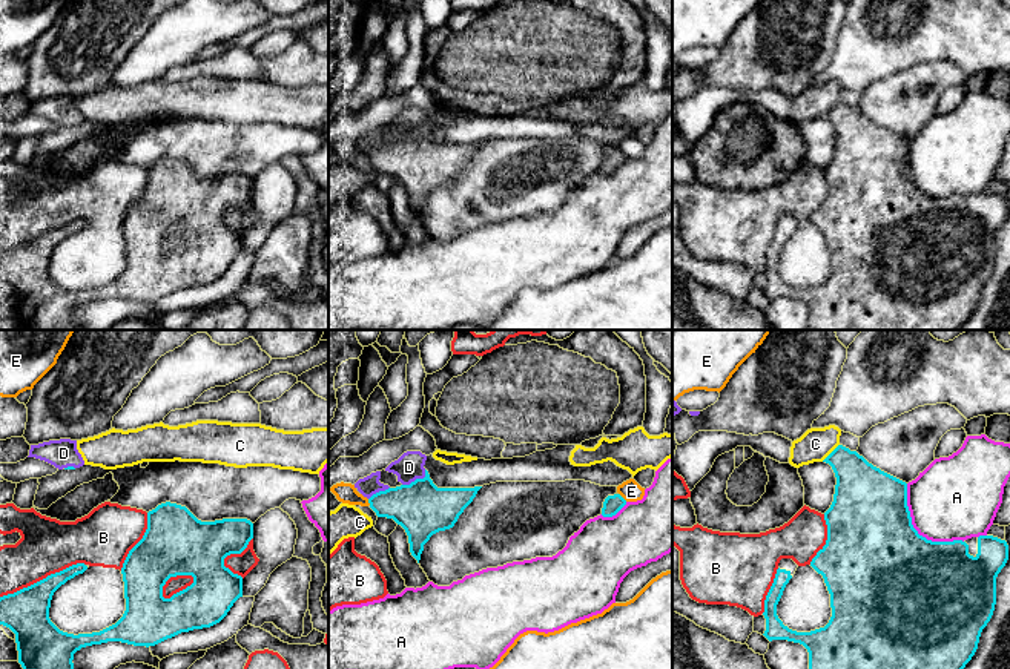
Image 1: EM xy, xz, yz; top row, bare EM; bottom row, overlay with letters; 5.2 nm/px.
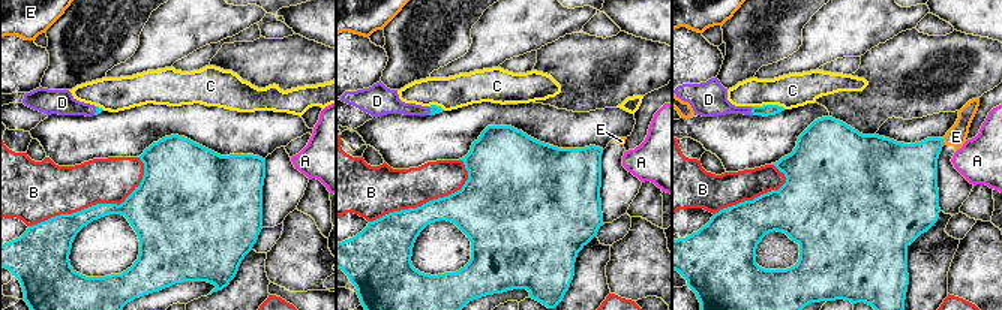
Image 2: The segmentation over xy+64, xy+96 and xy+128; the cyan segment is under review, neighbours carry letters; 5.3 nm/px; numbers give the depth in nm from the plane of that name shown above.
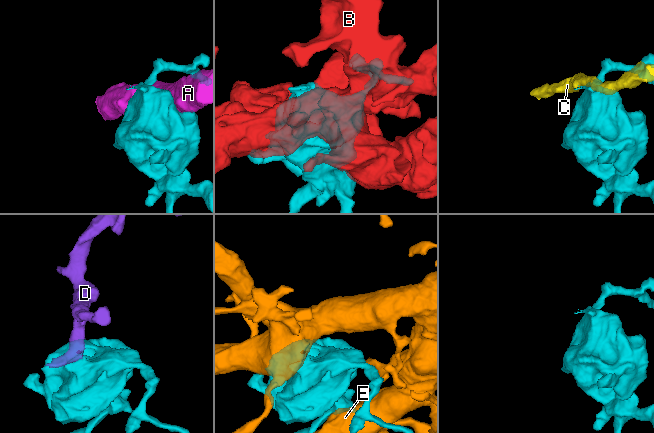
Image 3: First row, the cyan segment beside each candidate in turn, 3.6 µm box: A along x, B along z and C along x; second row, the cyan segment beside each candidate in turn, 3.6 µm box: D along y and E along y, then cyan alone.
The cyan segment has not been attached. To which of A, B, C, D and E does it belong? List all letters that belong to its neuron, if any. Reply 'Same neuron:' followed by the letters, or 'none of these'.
Same neuron: D

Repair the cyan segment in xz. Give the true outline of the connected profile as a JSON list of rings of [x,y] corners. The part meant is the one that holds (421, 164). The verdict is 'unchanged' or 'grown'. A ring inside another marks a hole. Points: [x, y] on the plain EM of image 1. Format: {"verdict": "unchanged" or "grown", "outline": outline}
{"verdict": "grown", "outline": [[[407,107],[391,118],[385,127],[398,132],[402,141],[396,144],[379,138],[381,127],[355,140],[378,173],[393,175],[405,186],[410,209],[418,219],[430,193],[453,184],[482,144],[437,144],[424,124],[425,117],[421,107]]]}

